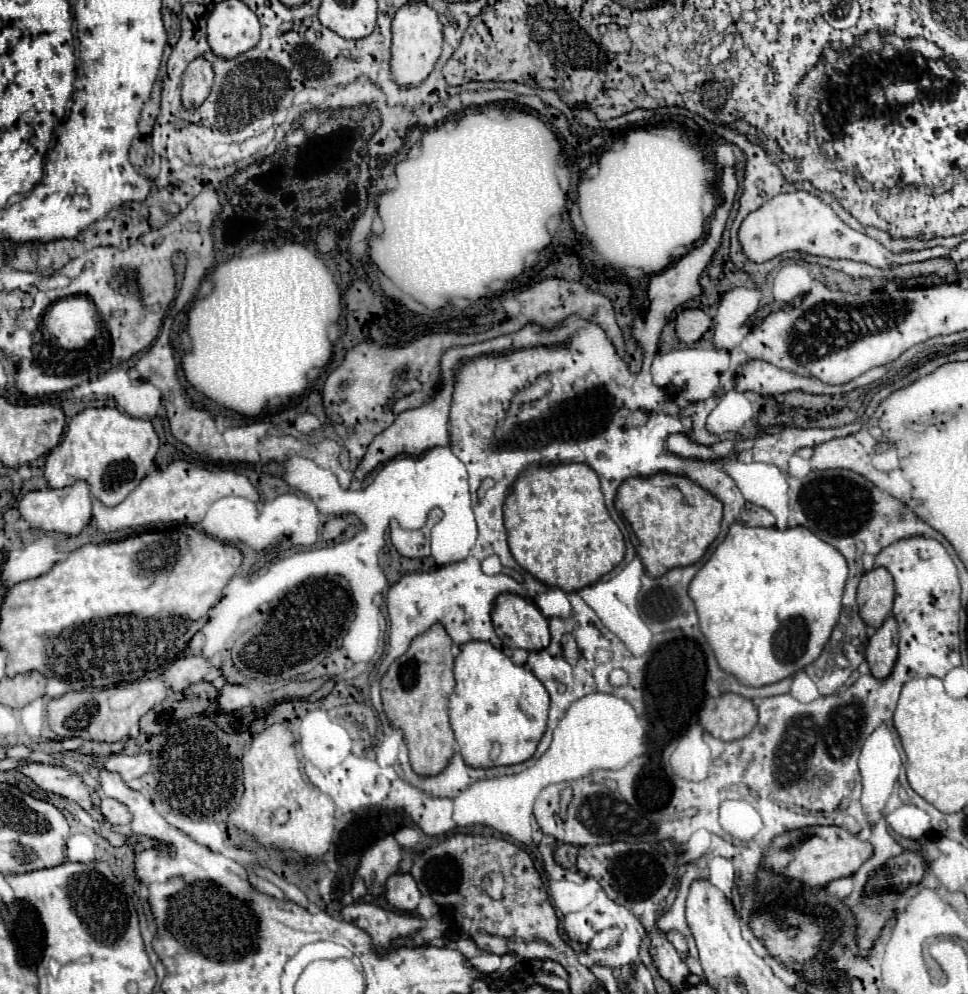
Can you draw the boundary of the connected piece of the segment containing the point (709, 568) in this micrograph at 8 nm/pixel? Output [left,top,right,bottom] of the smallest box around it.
[689,524,847,686]

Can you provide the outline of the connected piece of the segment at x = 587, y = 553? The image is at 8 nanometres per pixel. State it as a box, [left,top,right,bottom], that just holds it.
[503,464,625,592]

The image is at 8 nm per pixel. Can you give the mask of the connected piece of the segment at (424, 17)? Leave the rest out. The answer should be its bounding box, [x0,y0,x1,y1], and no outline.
[391,2,443,86]

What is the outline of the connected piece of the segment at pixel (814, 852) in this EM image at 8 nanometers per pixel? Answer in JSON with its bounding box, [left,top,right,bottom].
[765,826,873,888]

